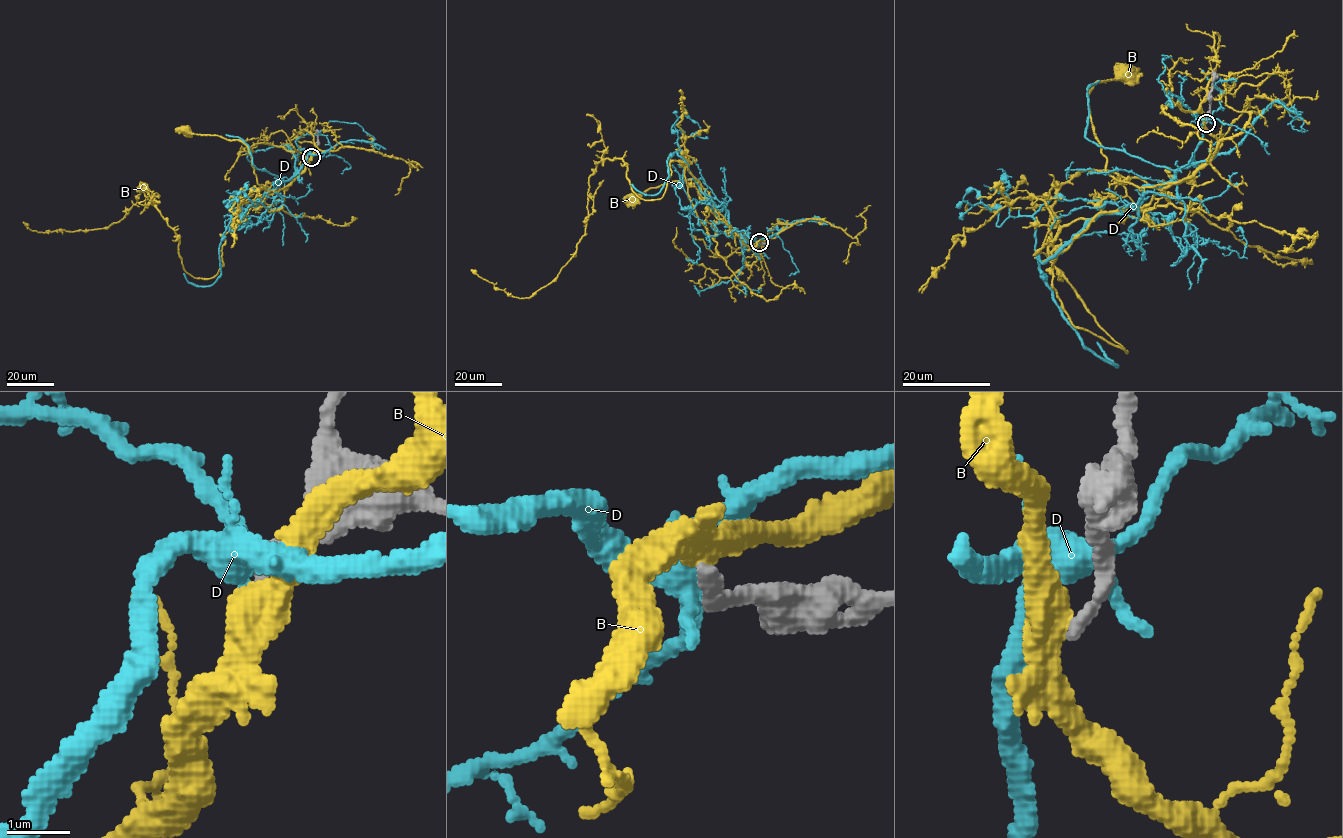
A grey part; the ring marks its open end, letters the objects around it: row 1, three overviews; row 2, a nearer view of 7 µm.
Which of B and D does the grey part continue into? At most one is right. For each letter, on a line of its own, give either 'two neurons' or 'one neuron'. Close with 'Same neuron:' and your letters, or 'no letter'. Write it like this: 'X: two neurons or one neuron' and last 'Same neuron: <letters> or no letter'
B: two neurons
D: two neurons
Same neuron: no letter

